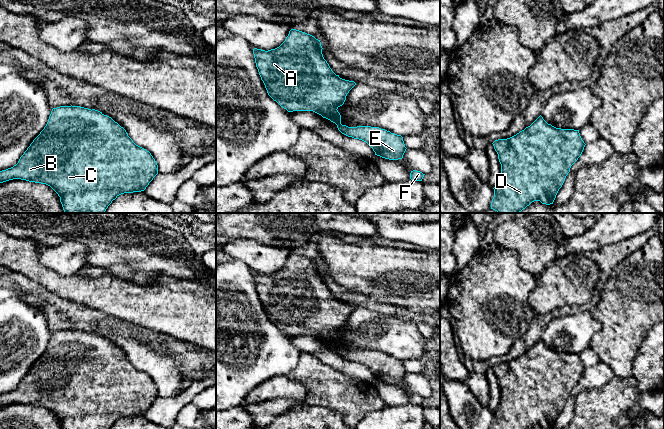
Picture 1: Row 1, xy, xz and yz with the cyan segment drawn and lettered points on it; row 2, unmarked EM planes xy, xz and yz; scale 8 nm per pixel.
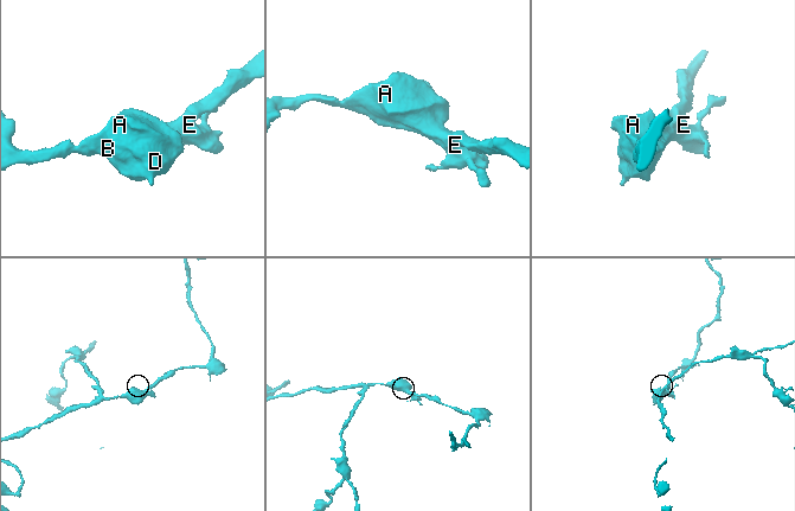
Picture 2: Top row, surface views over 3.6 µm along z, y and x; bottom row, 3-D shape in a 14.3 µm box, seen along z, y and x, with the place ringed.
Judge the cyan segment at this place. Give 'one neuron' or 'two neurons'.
one neuron

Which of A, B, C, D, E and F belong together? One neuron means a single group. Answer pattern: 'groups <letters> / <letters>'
groups A B C D E F

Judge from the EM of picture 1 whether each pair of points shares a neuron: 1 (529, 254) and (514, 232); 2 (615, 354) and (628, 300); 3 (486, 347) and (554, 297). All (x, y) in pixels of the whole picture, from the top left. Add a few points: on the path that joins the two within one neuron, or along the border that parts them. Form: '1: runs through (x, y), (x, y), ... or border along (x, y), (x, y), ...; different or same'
1: runs through (529, 249), (519, 237); same
2: runs through (618, 341), (624, 329), (627, 313); same
3: border along (534, 288), (529, 296), (529, 305), (535, 313); different

